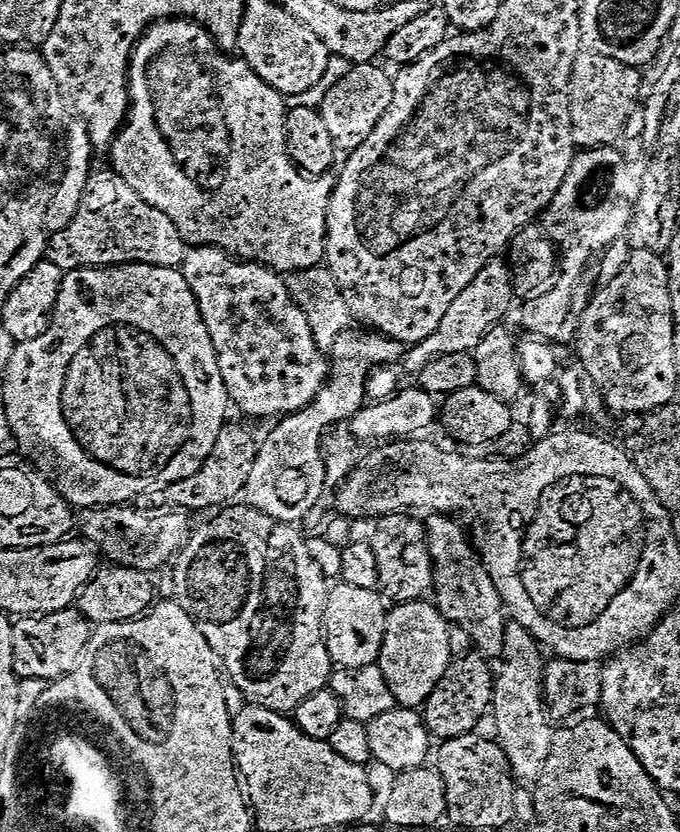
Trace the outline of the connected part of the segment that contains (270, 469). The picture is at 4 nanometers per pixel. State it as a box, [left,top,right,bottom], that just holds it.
[237,330,398,524]

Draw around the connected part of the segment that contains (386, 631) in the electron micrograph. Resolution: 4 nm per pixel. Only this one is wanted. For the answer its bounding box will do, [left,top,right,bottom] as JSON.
[378,599,446,689]

